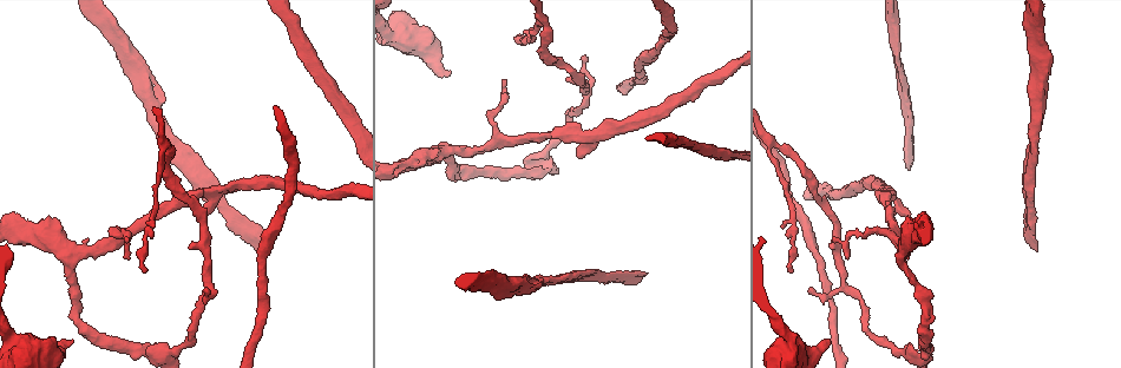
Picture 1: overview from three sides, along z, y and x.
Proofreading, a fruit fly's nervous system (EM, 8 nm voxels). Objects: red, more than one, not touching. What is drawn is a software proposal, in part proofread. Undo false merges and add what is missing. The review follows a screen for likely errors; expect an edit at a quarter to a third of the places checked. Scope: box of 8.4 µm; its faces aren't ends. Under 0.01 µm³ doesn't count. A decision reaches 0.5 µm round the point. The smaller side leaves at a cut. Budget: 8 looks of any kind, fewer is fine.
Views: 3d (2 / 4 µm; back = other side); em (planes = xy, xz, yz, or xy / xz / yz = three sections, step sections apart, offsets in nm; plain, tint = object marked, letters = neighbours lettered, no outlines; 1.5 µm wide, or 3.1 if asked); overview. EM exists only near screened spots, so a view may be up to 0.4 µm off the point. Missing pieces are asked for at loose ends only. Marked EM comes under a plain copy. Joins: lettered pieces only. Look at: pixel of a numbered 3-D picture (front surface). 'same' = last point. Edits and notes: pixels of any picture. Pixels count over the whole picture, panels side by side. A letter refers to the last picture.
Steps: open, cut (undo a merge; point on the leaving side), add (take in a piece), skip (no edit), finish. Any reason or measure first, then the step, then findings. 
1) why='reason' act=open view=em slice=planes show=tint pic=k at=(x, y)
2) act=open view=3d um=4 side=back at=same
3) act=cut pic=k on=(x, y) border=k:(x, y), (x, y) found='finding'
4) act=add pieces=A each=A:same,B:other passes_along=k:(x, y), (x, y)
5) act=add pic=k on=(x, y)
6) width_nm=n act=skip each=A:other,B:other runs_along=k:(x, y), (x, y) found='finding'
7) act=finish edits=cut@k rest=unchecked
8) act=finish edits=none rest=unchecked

why='free end' act=open view=3d um=4 pic=1 at=(450, 71)

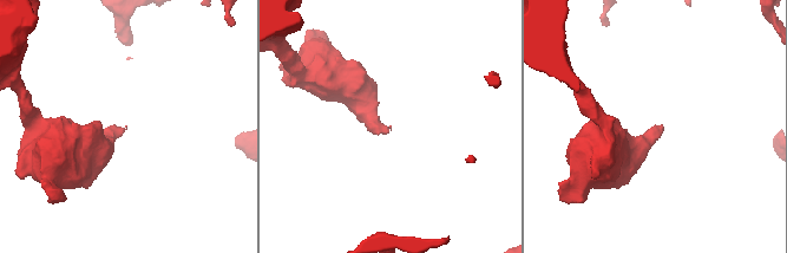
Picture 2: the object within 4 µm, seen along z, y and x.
why='now the EM' act=open view=em slice=xz step=4 show=tint pic=2 at=(125, 126)

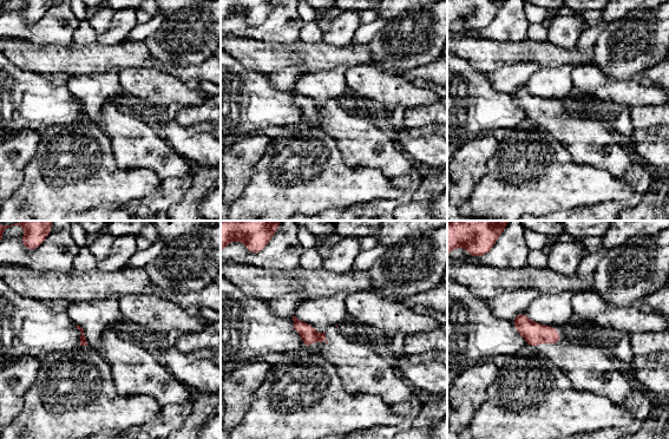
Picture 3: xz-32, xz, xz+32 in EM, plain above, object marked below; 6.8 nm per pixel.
why='another direction' act=open view=em slice=planes show=letters at=same

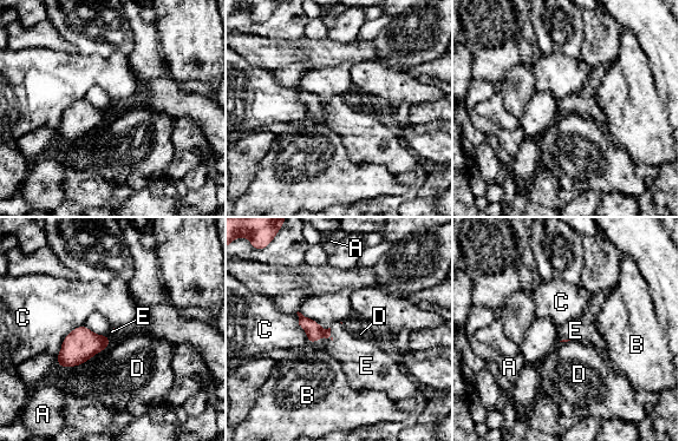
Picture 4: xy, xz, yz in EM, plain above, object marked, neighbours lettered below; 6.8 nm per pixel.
act=add pieces=E each=A:other,B:other,C:other,D:other,E:same passes_along=4:(314, 331), (330, 334), (360, 354) found='the neuron continues'

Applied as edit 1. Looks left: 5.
act=open view=overview

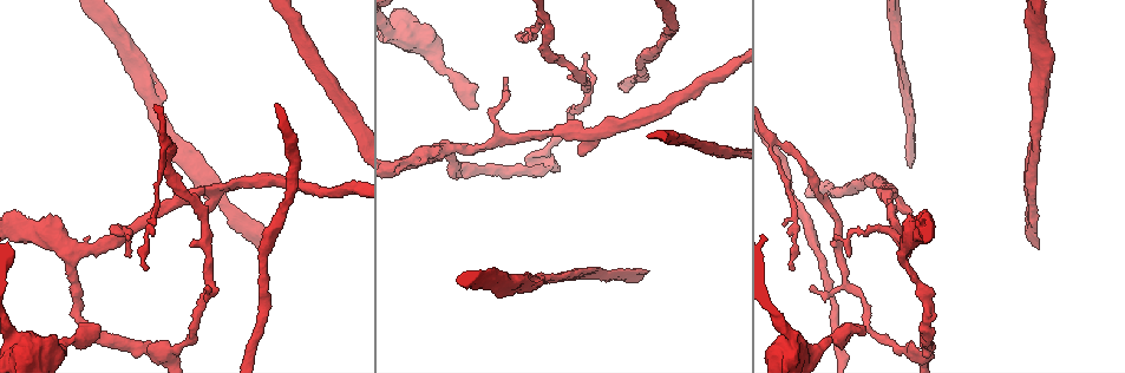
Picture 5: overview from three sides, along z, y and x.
why='branch stops here' act=open view=3d um=4 pic=5 at=(811, 284)

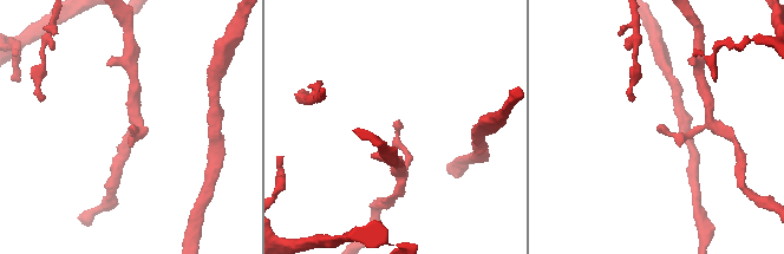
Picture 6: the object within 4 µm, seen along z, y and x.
why='shape alone is not enough' act=open view=em slice=planes show=letters pic=6 at=(658, 127)

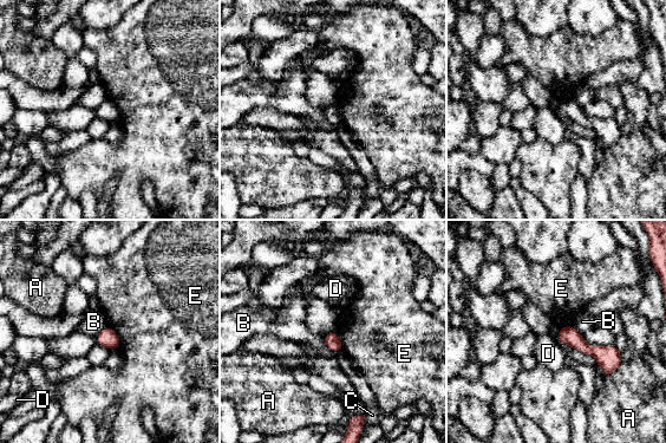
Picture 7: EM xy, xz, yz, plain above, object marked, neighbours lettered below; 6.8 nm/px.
longest_contact=E:180nm act=skip each=A:other,B:other,C:other,D:other,E:other border=7:(109, 325), (119, 340), (119, 347) found='no lettered piece goes on from it'

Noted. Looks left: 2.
act=finish edits=add@4 rest=unchecked

